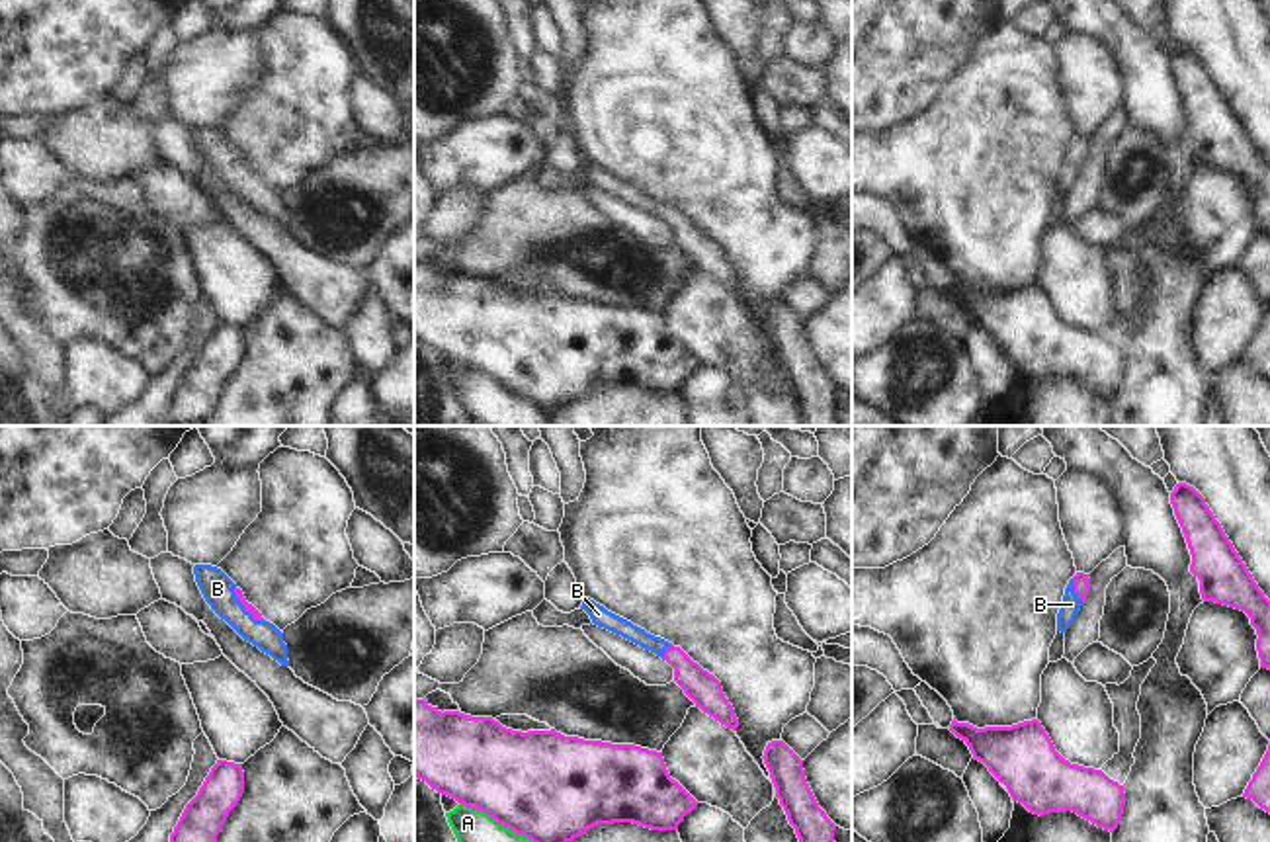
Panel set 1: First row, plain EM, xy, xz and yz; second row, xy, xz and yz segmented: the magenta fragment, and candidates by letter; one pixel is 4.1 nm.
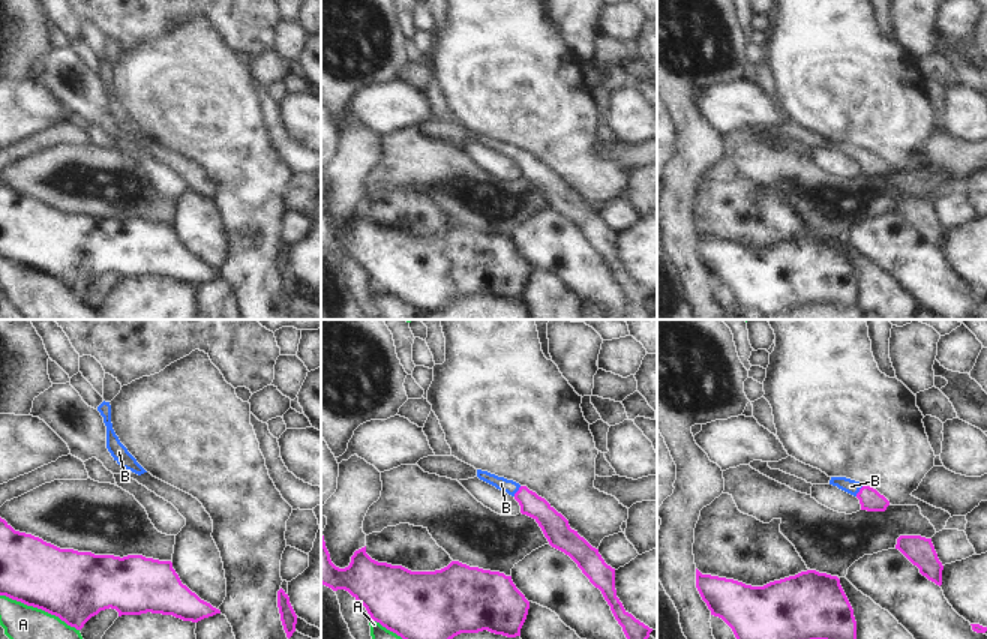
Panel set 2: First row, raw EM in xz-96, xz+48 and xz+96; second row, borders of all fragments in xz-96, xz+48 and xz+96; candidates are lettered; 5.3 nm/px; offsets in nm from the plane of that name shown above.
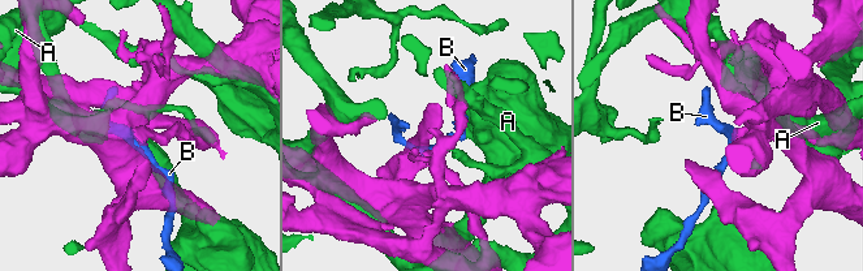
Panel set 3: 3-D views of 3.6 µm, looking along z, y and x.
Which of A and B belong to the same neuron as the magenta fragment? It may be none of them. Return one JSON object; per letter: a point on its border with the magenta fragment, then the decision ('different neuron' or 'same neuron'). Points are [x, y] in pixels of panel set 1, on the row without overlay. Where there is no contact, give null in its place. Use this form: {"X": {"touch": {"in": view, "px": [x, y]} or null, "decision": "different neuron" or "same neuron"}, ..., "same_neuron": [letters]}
{"A": {"touch": {"in": "xz", "px": [505, 387]}, "decision": "different neuron"}, "B": {"touch": {"in": "xy", "px": [243, 167]}, "decision": "same neuron"}, "same_neuron": ["B"]}

